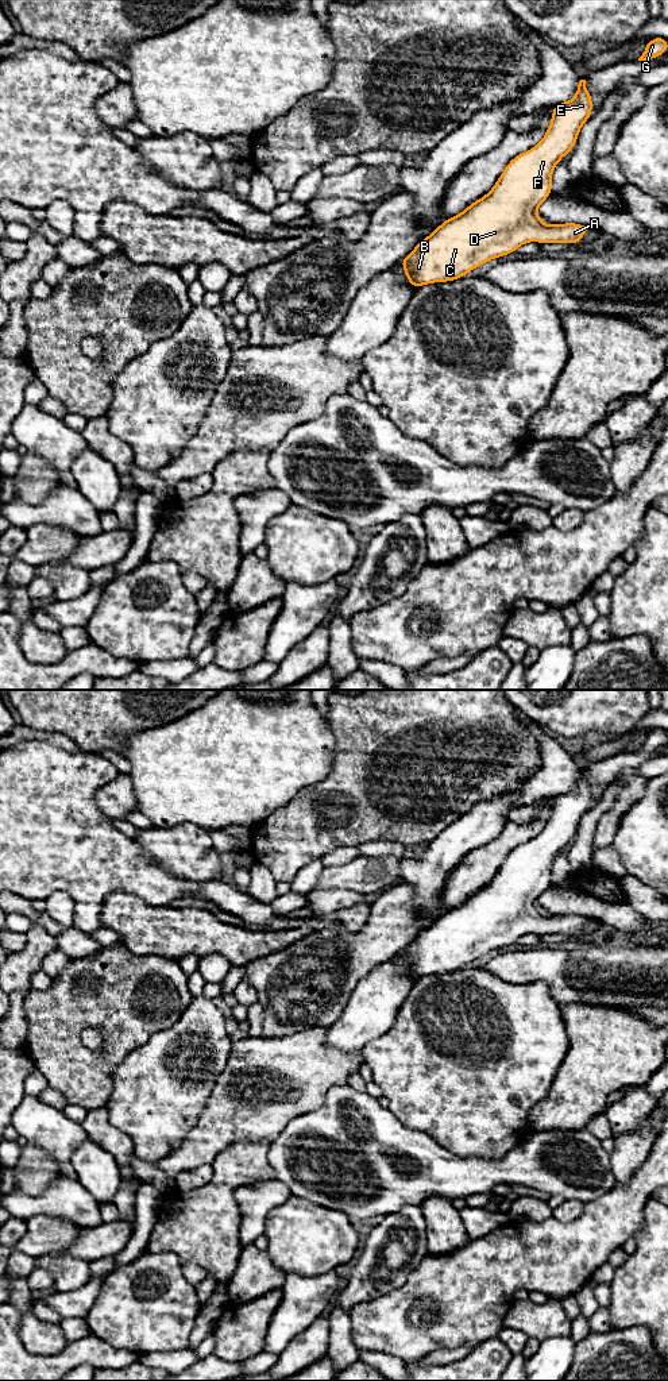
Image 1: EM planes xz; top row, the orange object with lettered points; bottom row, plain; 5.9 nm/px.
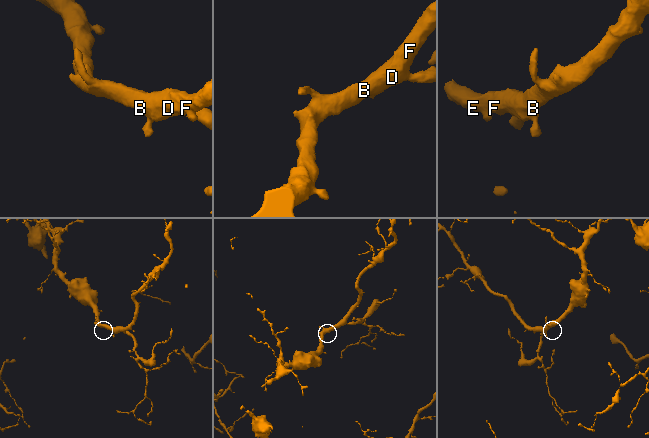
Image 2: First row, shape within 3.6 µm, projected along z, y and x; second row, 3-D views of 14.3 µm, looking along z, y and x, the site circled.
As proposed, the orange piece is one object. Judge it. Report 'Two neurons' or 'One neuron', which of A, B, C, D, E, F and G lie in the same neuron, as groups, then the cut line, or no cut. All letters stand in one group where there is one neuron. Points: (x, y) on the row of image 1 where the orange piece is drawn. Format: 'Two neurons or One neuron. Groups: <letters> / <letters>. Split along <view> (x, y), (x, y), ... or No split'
One neuron. Groups: A B C D E F G. No split

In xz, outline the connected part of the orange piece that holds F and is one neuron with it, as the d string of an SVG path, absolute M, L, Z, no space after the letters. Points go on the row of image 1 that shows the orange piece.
M580 80L571 101L553 105L551 124L538 144L516 155L487 194L441 223L399 262L409 283L417 289L463 278L486 262L516 252L520 246L530 242L578 244L590 227L579 223L544 224L537 209L552 194L552 173L556 165L575 147L579 131L591 115L592 97L586 80Z

